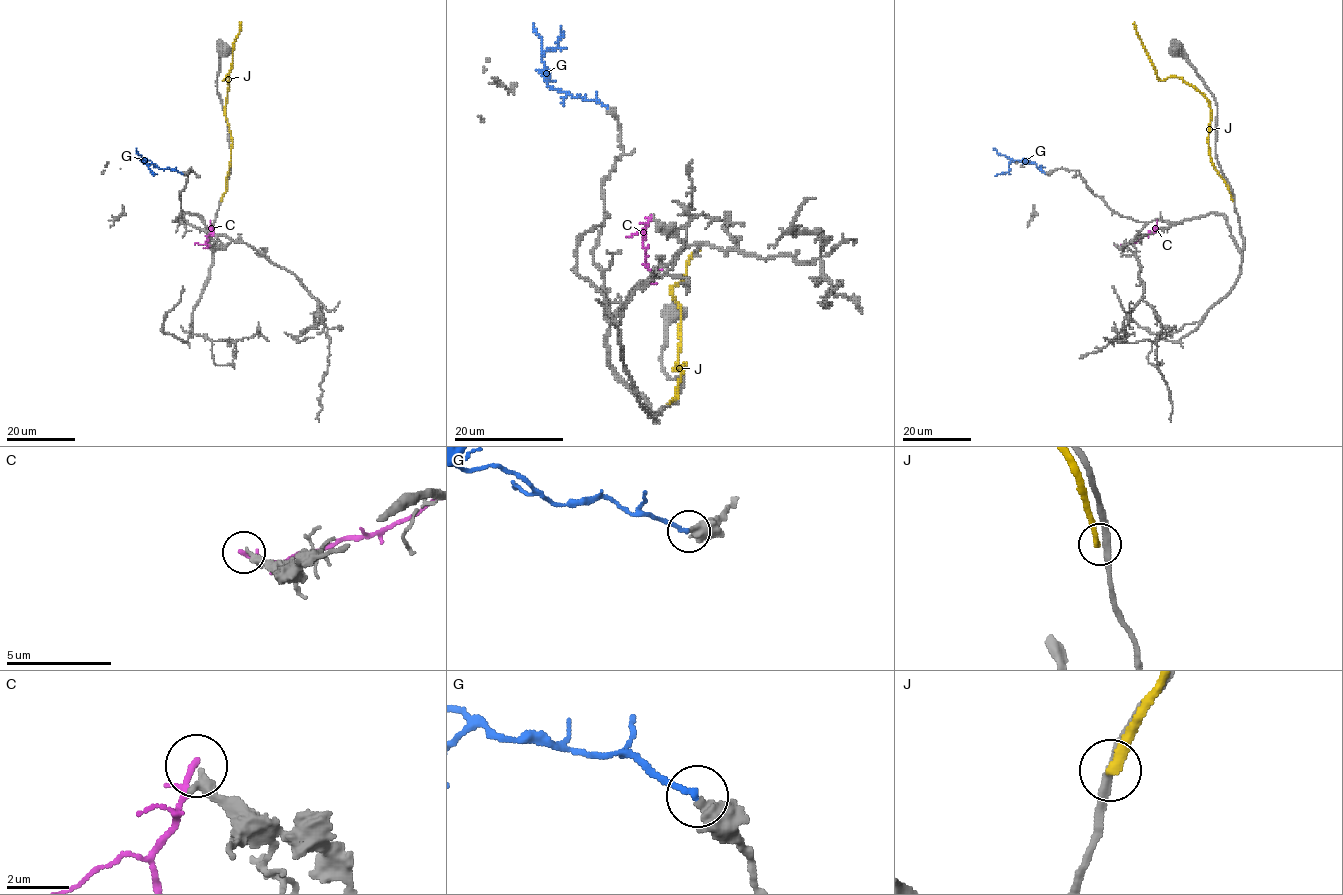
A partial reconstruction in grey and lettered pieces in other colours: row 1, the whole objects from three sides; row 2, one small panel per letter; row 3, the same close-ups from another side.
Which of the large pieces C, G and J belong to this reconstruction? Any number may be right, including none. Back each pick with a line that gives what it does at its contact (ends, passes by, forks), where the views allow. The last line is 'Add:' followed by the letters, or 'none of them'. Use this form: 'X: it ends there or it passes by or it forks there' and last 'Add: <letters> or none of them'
G: it ends there
Add: G

